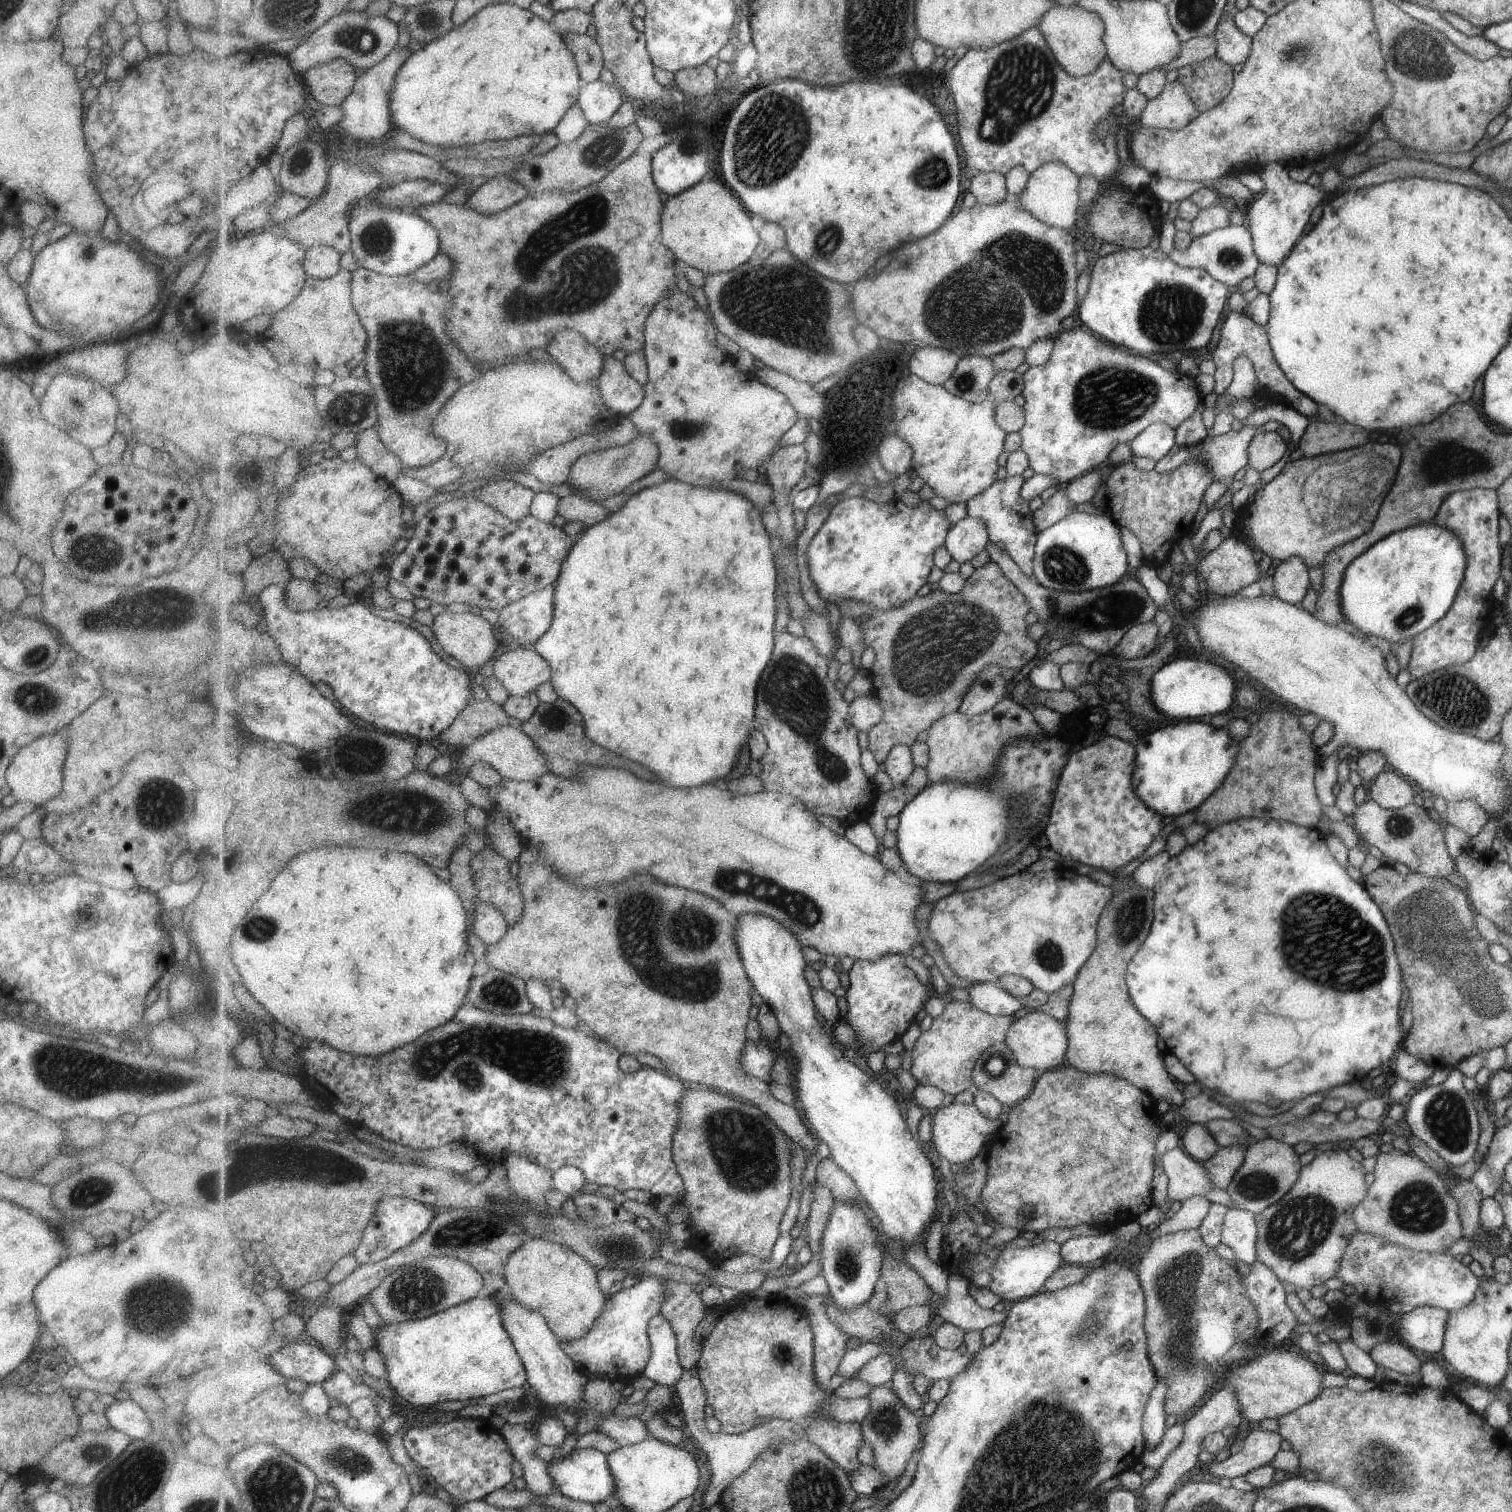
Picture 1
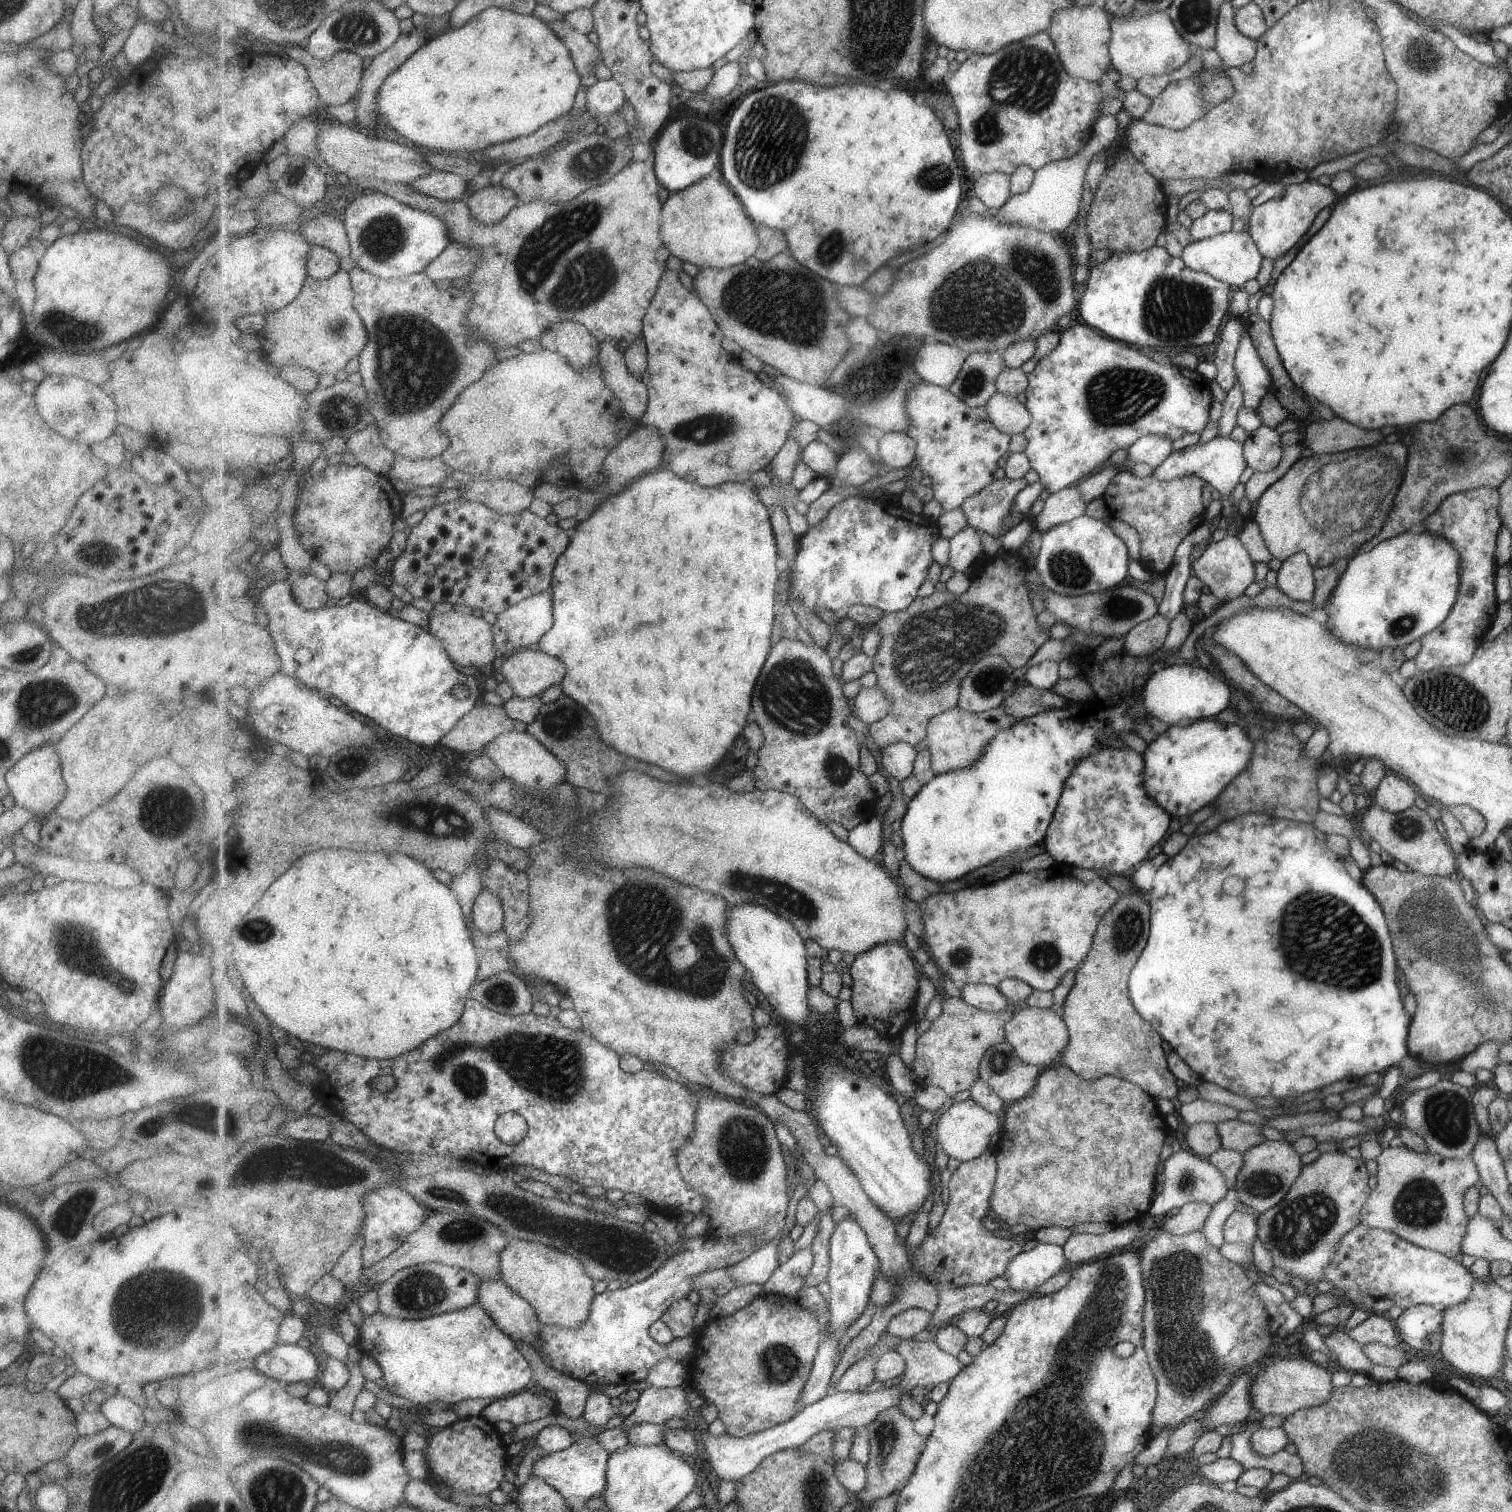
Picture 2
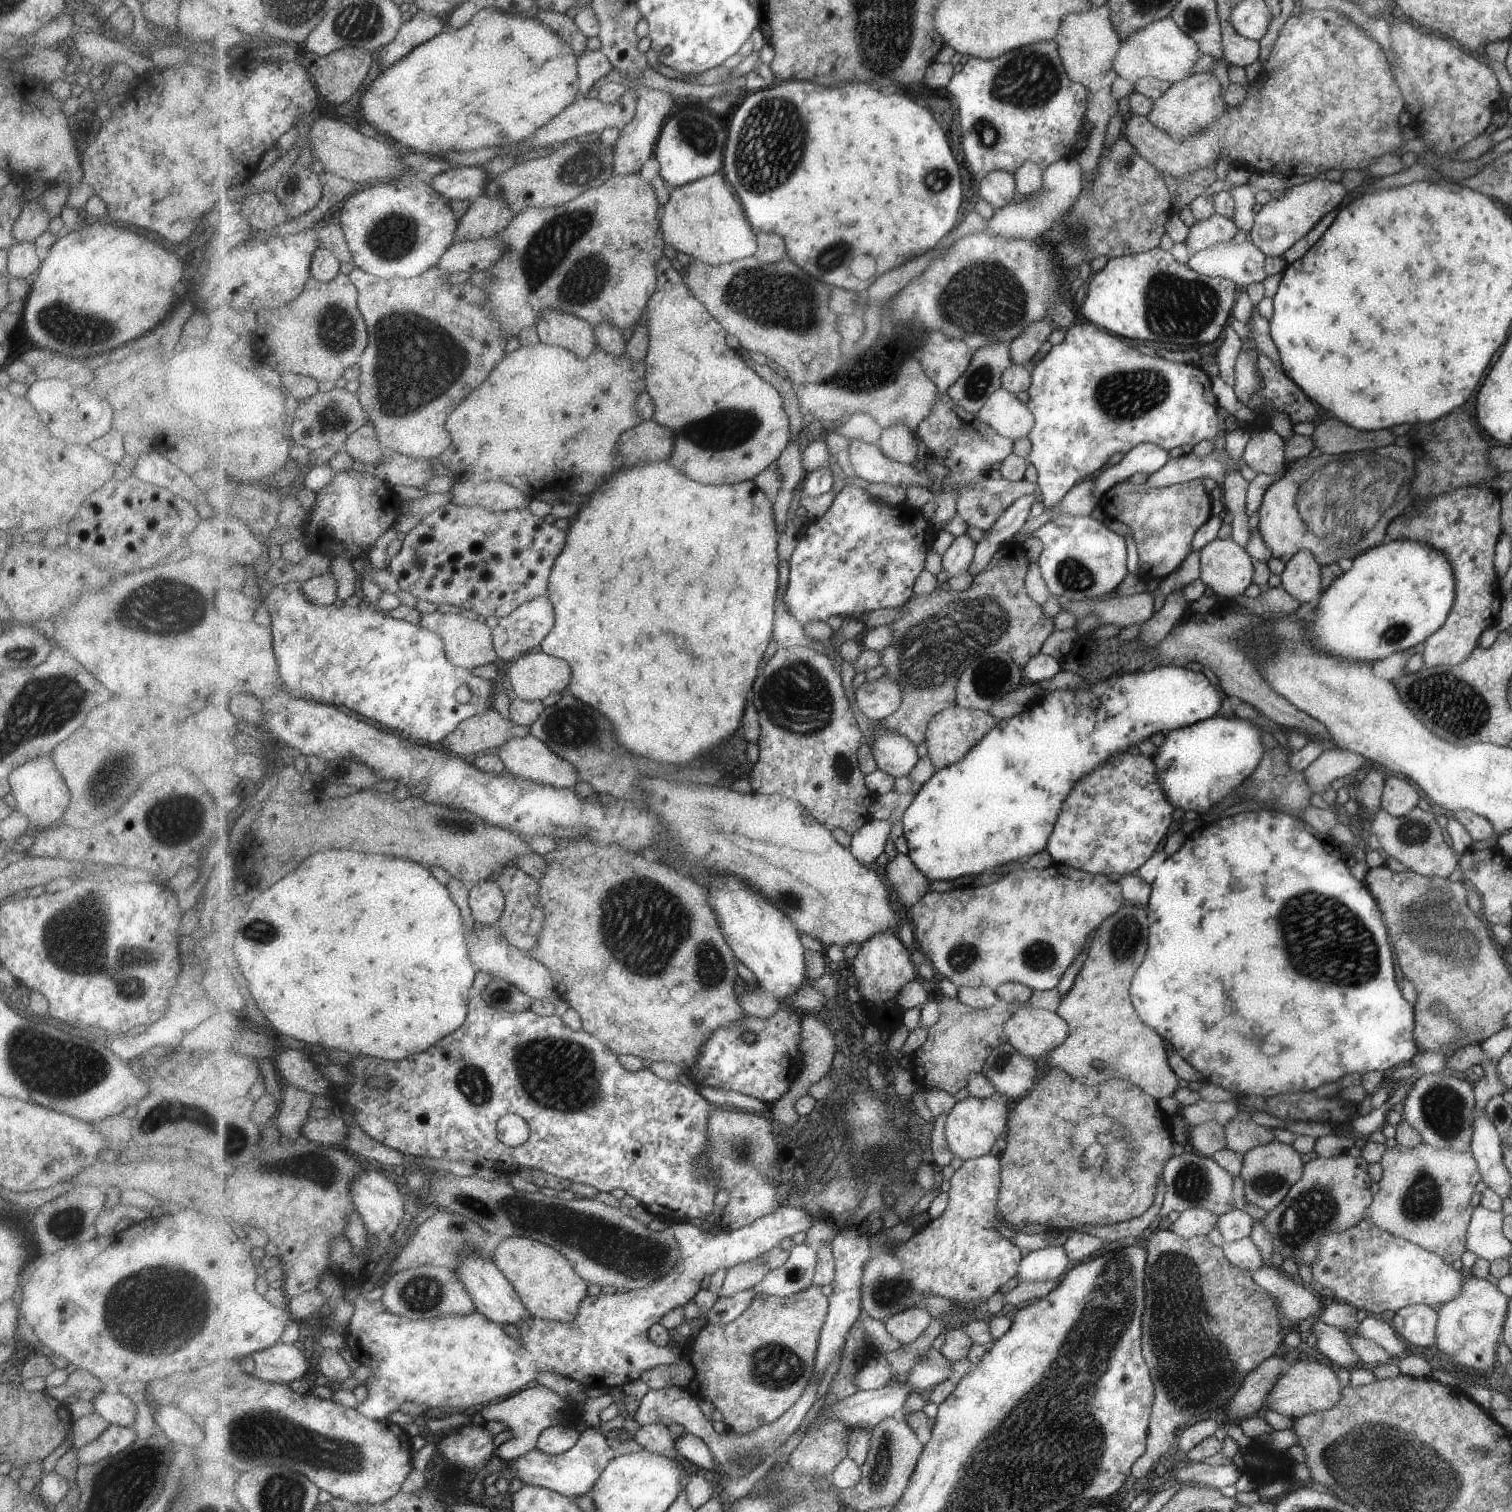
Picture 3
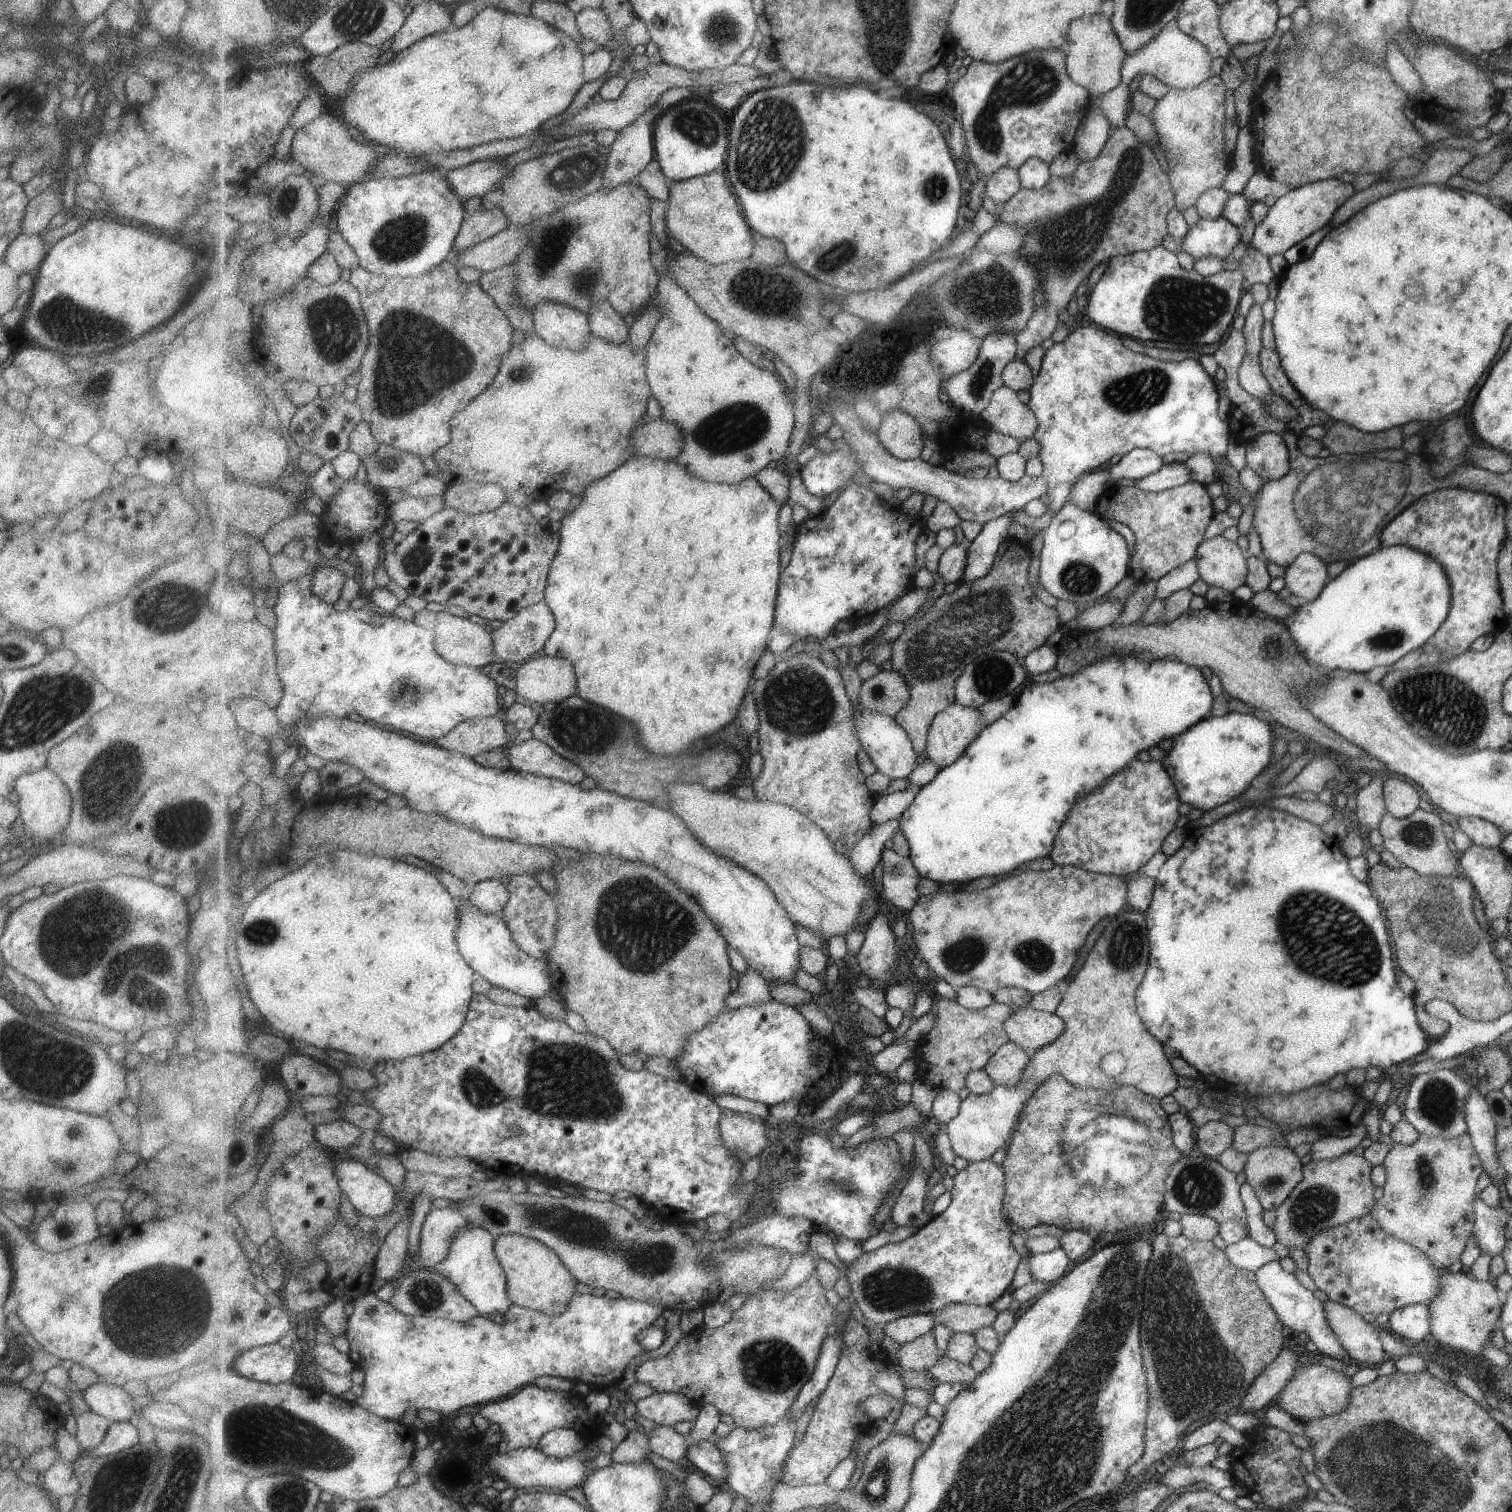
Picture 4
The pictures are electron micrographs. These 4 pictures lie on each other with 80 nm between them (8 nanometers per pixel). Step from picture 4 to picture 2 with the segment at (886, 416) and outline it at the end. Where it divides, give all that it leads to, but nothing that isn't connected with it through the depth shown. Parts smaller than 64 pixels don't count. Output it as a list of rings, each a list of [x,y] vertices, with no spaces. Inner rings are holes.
[[[889,431],[880,438],[878,456],[891,469],[905,468],[918,457],[917,451],[917,441],[911,435],[903,431]]]

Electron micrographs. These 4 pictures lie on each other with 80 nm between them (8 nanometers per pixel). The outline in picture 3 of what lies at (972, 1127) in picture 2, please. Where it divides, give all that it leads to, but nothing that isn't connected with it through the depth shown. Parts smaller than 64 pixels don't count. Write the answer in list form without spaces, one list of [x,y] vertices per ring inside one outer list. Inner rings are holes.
[[[997,1091],[991,1098],[980,1099],[971,1095],[959,1101],[948,1114],[945,1123],[945,1138],[947,1138],[948,1152],[955,1154],[963,1161],[976,1159],[991,1152],[995,1142],[1006,1136],[1008,1120],[1013,1110],[1011,1098]]]

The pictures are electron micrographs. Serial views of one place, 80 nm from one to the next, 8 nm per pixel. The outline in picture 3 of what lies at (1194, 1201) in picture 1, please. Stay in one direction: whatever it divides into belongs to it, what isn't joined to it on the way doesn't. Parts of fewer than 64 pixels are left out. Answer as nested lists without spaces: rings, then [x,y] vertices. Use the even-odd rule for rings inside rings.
[[[1188,1208],[1179,1213],[1178,1218],[1171,1222],[1167,1230],[1180,1237],[1205,1235],[1214,1227],[1217,1216],[1202,1208]]]

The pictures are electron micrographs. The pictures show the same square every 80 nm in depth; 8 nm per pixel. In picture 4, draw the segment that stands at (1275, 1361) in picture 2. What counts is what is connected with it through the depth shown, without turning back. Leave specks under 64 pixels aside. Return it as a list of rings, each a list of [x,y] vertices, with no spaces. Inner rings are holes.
[[[1309,1365],[1303,1366],[1303,1369],[1297,1372],[1297,1376],[1282,1388],[1272,1403],[1277,1403],[1282,1411],[1288,1412],[1293,1418],[1308,1421],[1344,1411],[1349,1404],[1349,1394],[1353,1394],[1351,1380],[1343,1372],[1323,1365]]]

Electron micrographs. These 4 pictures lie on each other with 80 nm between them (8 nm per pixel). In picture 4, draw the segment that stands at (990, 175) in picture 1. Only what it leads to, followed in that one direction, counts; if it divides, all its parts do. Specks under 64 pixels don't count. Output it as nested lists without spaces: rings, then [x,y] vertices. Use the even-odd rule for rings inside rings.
[[[1001,167],[994,172],[982,188],[998,207],[1003,206],[1021,190],[1021,177],[1018,169]]]

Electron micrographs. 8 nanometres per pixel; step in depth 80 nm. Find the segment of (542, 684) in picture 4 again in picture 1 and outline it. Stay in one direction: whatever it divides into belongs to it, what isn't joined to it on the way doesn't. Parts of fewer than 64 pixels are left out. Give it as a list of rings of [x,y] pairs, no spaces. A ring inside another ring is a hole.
[[[533,647],[504,652],[493,664],[494,676],[510,695],[524,697],[552,680],[553,669]]]

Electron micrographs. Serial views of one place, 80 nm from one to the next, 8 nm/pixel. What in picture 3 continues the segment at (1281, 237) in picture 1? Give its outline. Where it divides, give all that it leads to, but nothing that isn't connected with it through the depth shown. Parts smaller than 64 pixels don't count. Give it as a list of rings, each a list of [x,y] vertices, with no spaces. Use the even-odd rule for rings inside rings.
[[[1322,176],[1292,186],[1261,207],[1254,216],[1247,237],[1265,256],[1281,256],[1294,242],[1305,236],[1323,218],[1323,214],[1337,208],[1343,196],[1345,196],[1345,188],[1339,186],[1339,182],[1332,183]]]

